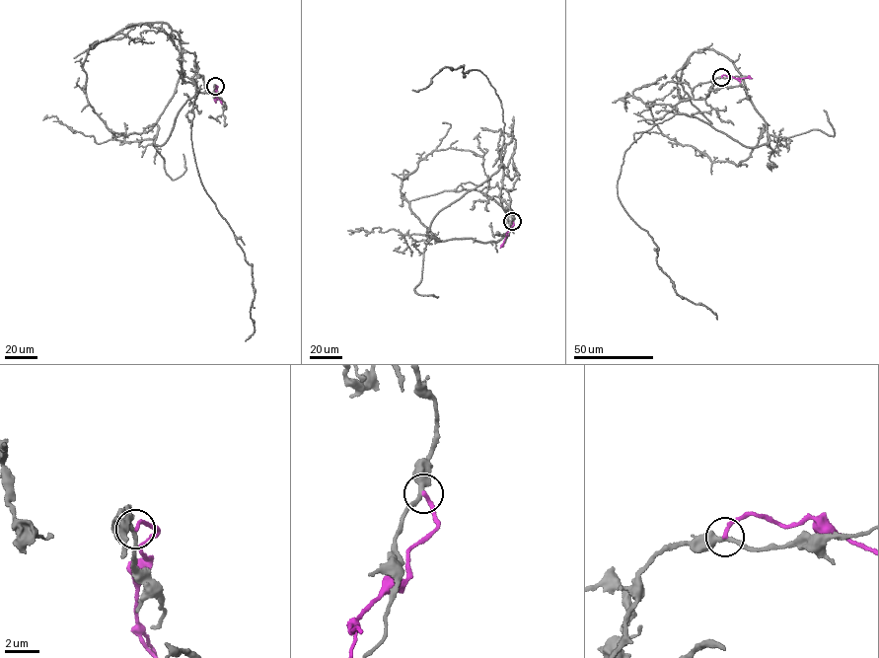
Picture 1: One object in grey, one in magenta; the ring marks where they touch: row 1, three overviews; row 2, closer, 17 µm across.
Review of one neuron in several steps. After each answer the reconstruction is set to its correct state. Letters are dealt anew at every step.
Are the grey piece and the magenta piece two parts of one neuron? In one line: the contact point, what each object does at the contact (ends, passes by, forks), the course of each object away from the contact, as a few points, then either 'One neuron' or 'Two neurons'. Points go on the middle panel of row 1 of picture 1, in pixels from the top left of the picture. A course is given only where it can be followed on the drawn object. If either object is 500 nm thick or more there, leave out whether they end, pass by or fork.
Place: (512, 221). At the ring grey passes by. At the ring magenta ends. Course of grey: (513, 221), (502, 166), (436, 214), (439, 242), (402, 196), (434, 150), (482, 156), (479, 132). Course of magenta: (513, 221), (514, 225), (500, 248). Two neurons

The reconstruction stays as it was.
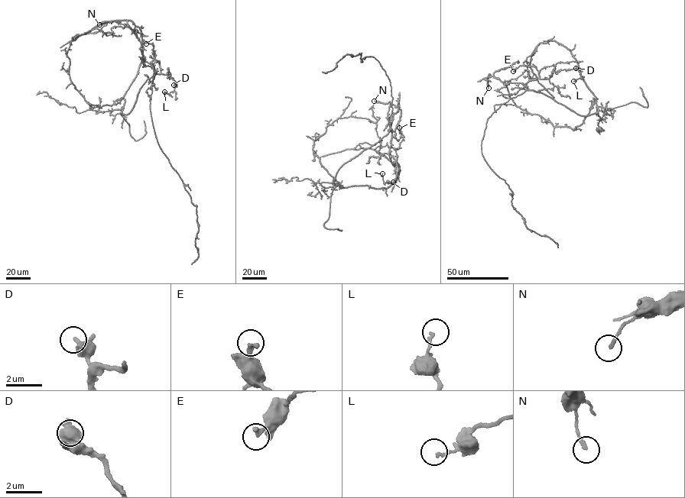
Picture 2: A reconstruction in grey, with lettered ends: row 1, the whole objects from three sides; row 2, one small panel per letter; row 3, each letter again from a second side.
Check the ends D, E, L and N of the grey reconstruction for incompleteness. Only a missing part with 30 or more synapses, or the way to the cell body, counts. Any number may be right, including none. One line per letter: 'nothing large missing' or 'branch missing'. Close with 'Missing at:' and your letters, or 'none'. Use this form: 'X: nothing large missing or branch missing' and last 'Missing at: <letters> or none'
D: nothing large missing
E: nothing large missing
L: nothing large missing
N: nothing large missing
Missing at: none

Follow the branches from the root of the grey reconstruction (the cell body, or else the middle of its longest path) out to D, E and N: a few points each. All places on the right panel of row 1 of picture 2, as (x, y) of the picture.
D: (538, 92), (530, 90), (527, 83), (537, 79), (549, 79), (553, 72), (560, 69), (576, 68)
E: (538, 92), (530, 90), (526, 85), (528, 82), (540, 77), (535, 67), (521, 66), (513, 71)
N: (538, 92), (530, 90), (525, 83), (504, 84), (493, 76), (487, 77), (488, 74), (485, 79), (488, 88)

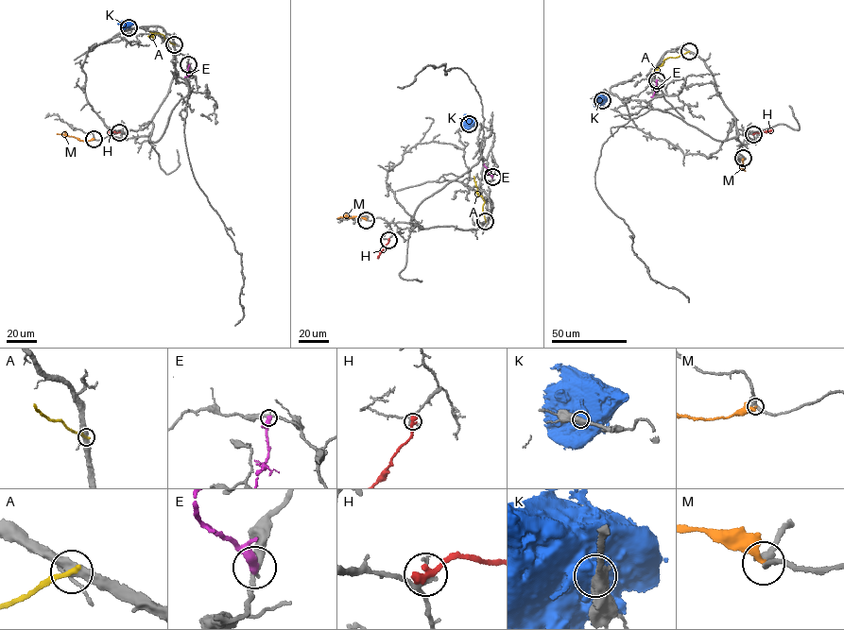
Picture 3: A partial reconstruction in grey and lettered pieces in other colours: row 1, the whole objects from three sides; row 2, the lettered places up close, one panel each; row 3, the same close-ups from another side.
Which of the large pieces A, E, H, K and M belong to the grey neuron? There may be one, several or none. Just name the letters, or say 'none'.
none

